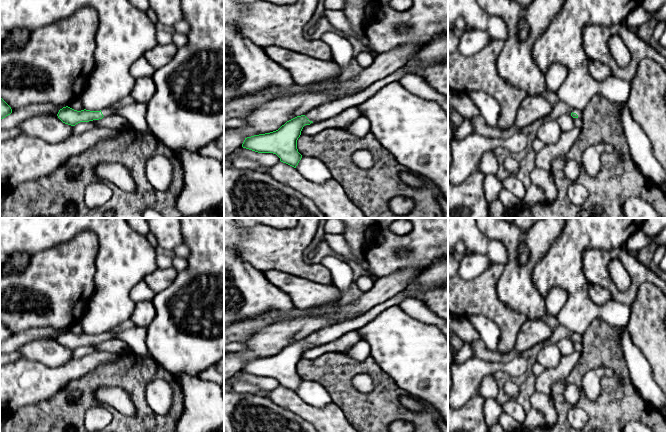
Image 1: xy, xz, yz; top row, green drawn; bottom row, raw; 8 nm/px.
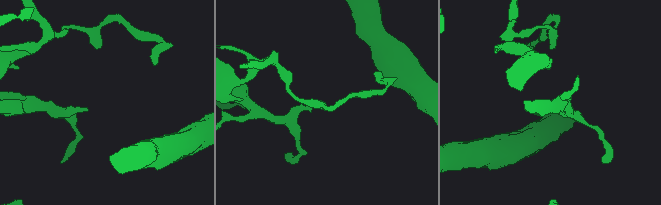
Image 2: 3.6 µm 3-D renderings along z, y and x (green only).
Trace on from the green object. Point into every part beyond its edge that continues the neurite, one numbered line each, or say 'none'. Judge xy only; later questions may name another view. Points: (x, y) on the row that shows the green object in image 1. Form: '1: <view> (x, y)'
1: xy (135, 113)

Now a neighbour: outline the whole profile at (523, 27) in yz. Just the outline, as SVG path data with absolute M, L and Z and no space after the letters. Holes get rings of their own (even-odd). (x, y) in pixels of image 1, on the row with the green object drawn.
M521 19L518 24L520 40L525 40L529 34L529 26L525 19Z

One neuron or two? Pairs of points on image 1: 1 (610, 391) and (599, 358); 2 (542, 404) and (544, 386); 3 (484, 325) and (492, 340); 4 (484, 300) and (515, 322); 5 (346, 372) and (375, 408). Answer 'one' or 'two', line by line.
1: one
2: two
3: one
4: one
5: one

